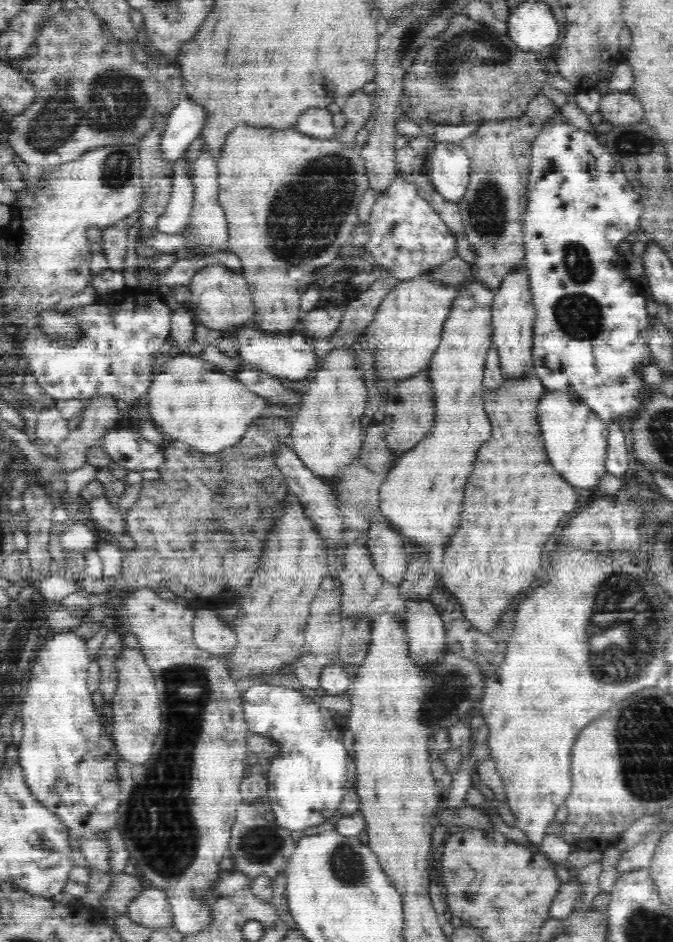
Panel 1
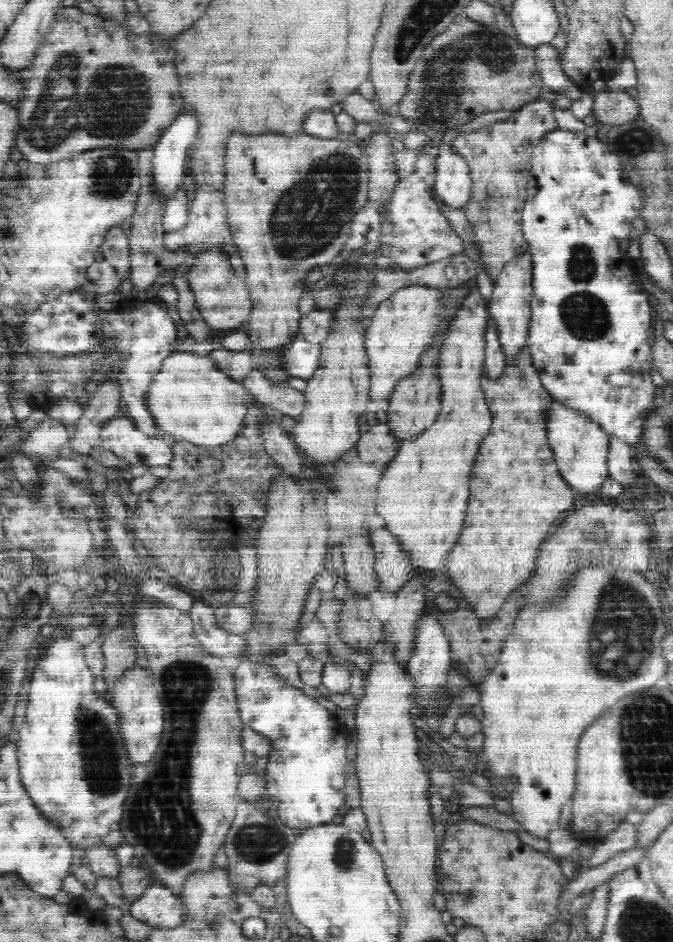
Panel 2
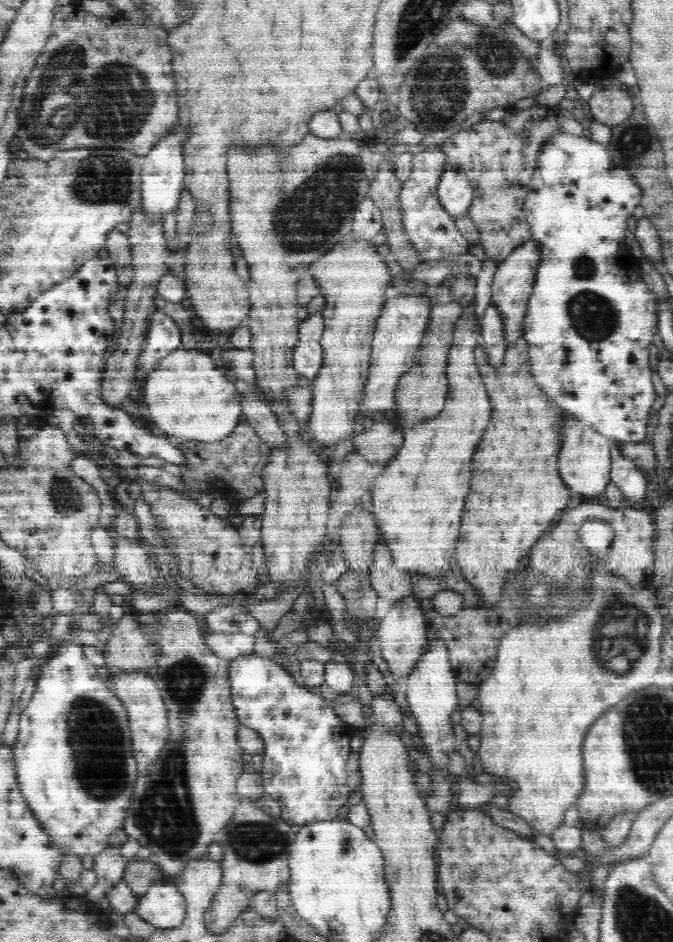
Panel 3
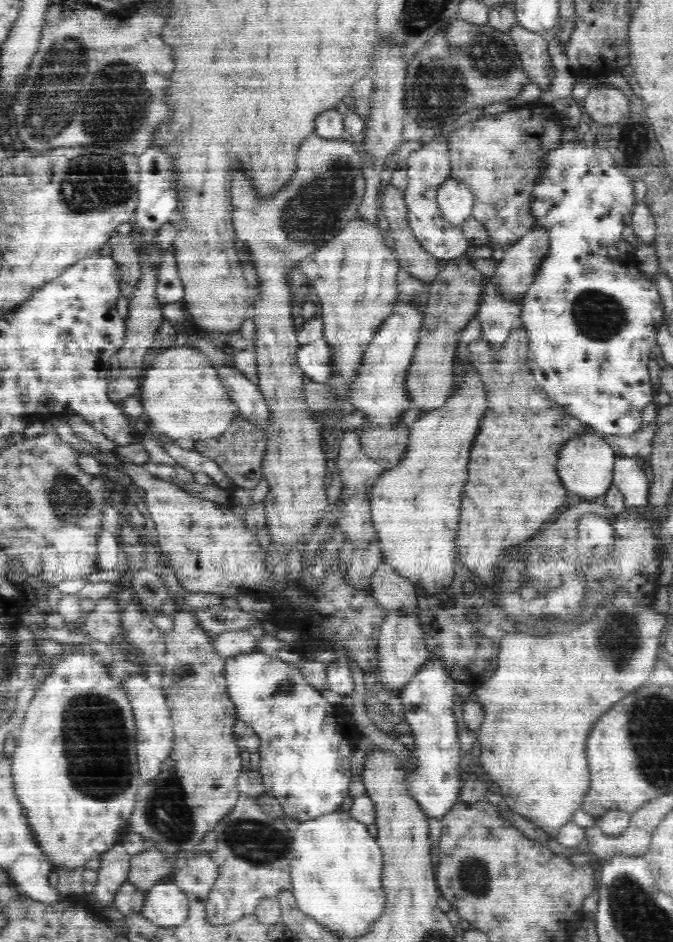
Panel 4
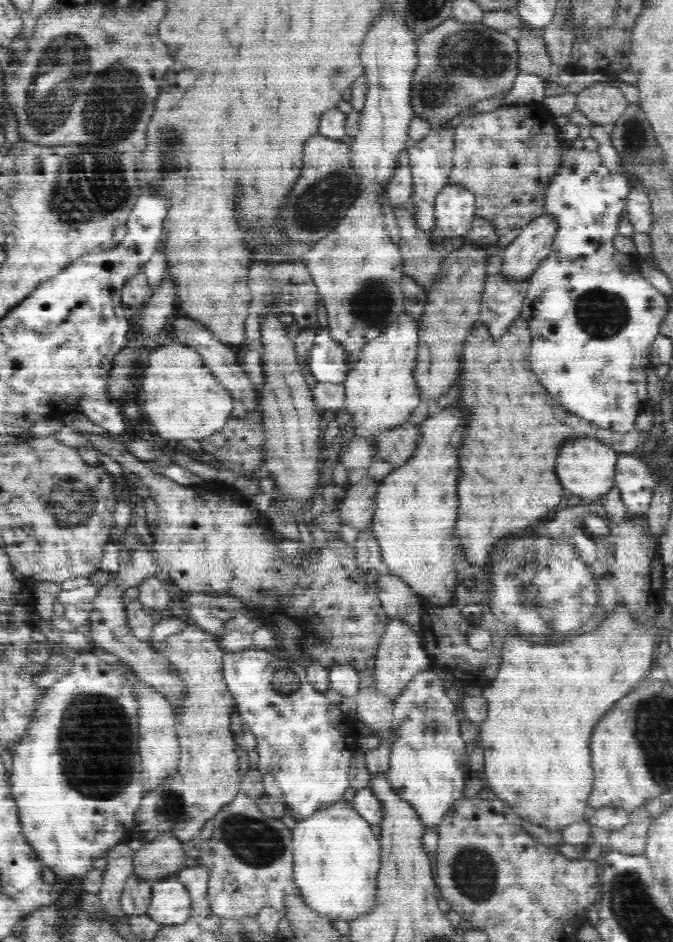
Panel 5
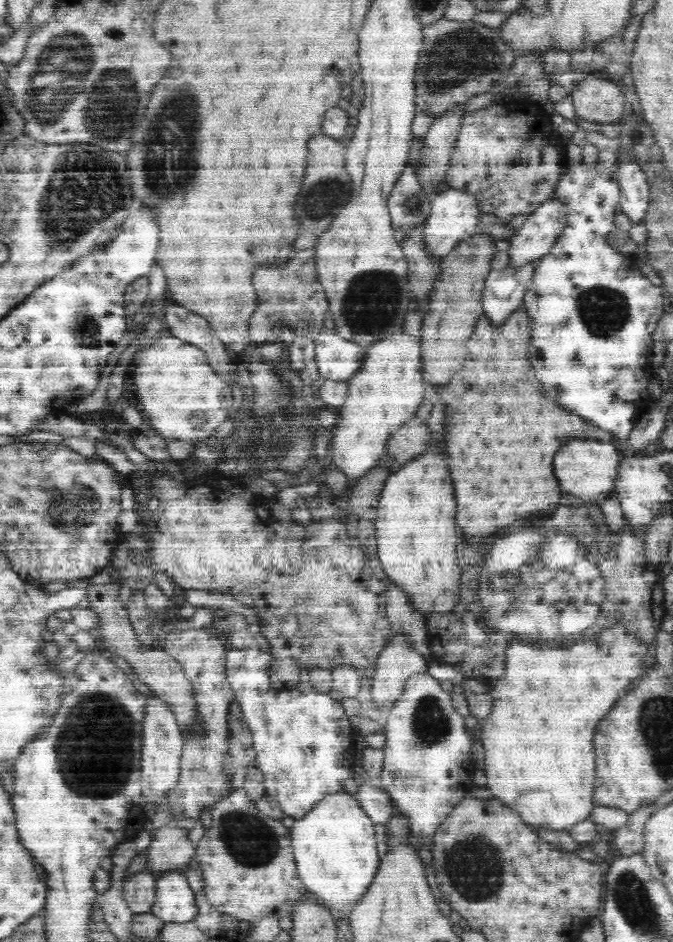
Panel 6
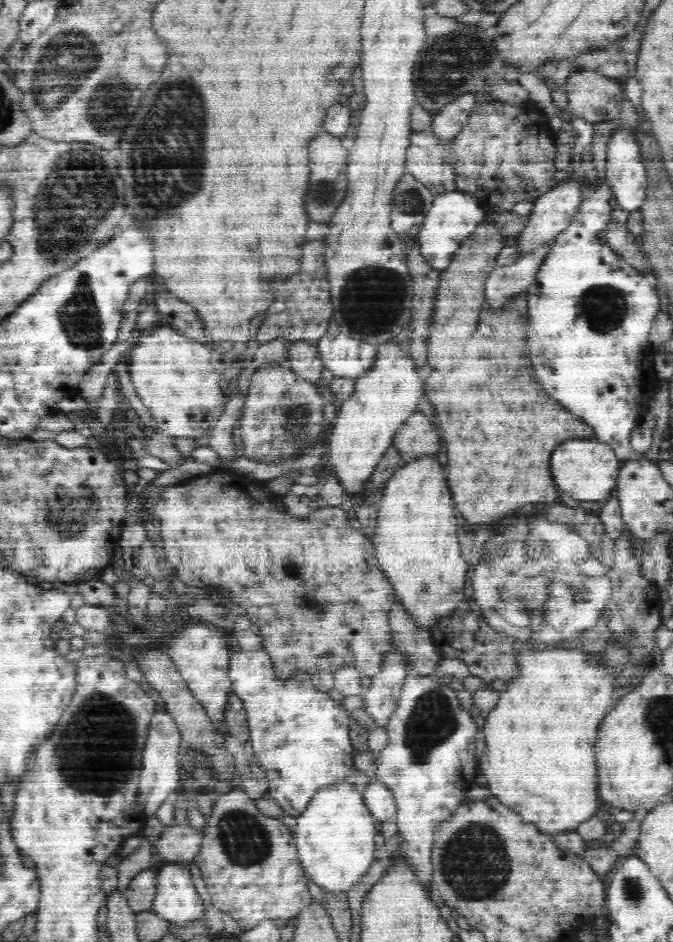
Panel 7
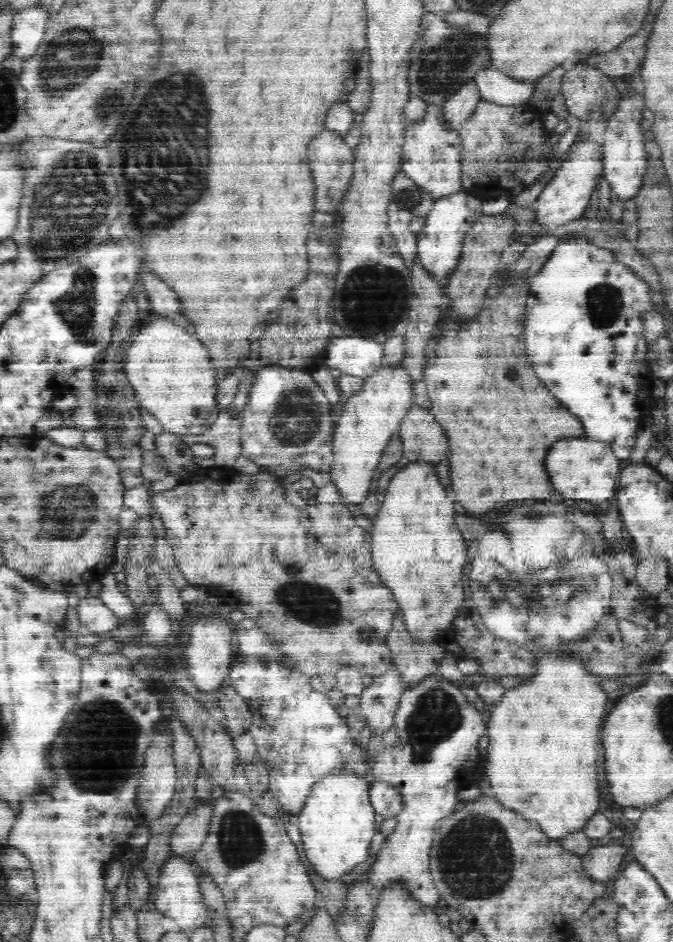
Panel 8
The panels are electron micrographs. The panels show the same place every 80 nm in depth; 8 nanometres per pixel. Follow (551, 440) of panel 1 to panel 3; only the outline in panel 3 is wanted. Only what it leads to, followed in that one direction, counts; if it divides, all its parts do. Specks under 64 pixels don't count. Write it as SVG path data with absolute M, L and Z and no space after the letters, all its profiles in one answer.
M572 418L568 427L568 436L560 450L560 476L564 484L584 496L598 496L604 493L611 484L611 469L613 463L613 448L616 442L600 434L597 430Z

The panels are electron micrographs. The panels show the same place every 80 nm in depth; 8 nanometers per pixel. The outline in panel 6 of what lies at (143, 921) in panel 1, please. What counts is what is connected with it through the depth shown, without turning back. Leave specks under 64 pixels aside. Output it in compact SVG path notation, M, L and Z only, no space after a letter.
M186 868L158 873L157 891L151 912L168 925L186 923L198 914L197 894L189 883Z

